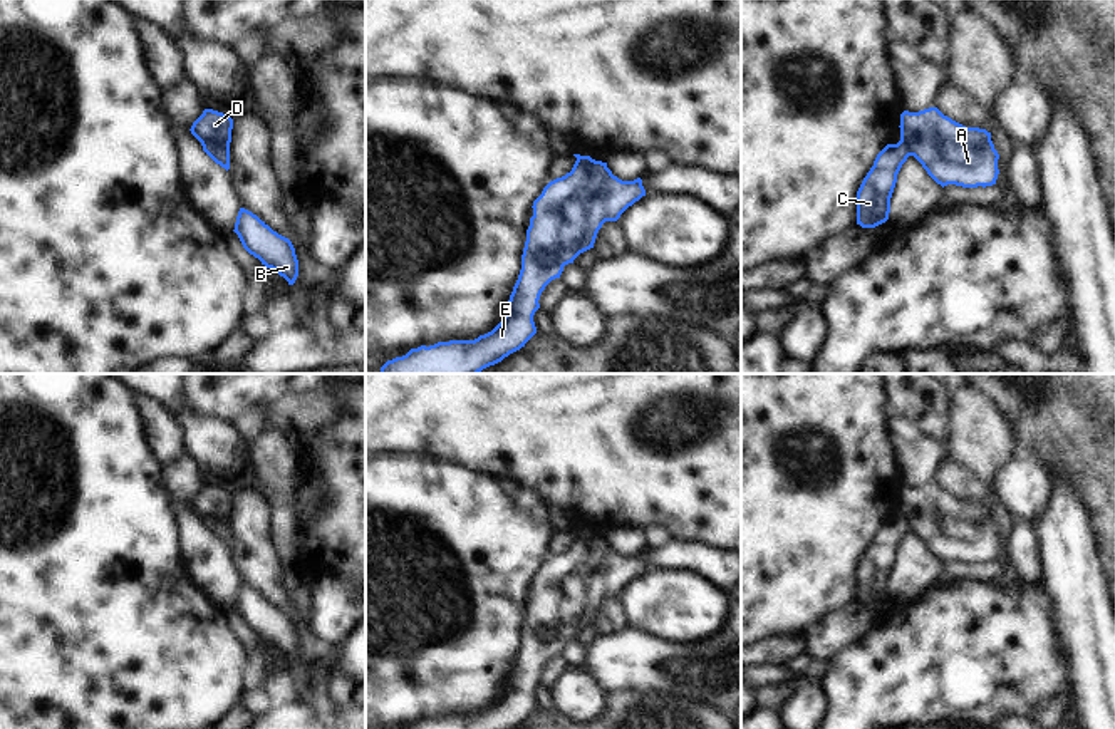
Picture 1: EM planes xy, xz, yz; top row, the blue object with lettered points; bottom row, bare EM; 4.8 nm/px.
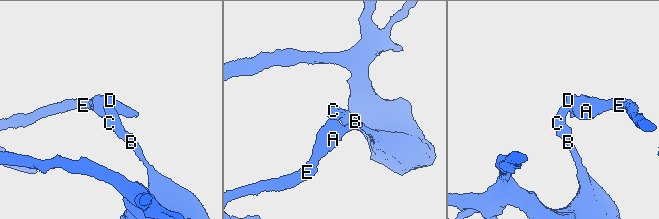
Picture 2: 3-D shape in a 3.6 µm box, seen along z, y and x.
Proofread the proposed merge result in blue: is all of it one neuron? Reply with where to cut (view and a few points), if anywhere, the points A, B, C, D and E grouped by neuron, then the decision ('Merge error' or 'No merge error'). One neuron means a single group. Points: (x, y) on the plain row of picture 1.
Split along xy (202, 518), (228, 522). Groups: A D E / B C. Merge error.

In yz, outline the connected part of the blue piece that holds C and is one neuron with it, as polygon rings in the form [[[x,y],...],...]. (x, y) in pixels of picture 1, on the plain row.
[[[904,516],[887,520],[857,566],[857,600],[875,603],[889,595],[890,573],[902,540],[910,531]]]

